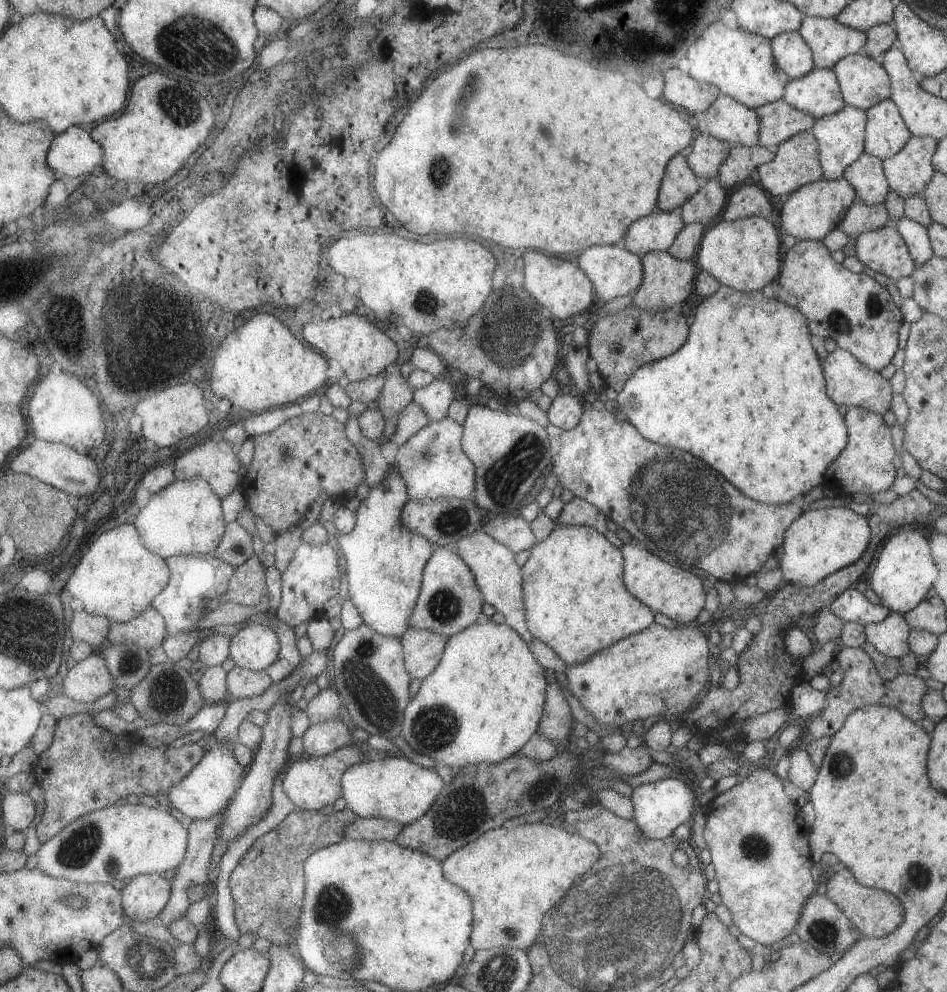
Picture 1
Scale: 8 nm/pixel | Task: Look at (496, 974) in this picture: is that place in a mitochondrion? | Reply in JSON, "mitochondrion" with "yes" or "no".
{"mitochondrion":"yes"}

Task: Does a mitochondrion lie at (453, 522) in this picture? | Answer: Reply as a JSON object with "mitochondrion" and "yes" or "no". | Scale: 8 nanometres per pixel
{"mitochondrion":"yes"}

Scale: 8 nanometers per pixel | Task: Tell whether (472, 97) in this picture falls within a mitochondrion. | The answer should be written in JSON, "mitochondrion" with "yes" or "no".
{"mitochondrion":"yes"}

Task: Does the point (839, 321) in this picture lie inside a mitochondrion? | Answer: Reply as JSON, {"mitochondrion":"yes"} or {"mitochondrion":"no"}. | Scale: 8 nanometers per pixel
{"mitochondrion":"yes"}

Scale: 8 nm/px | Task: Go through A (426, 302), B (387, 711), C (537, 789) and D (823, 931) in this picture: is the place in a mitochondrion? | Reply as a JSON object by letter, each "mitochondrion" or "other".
{"A":"mitochondrion","B":"mitochondrion","C":"mitochondrion","D":"mitochondrion"}

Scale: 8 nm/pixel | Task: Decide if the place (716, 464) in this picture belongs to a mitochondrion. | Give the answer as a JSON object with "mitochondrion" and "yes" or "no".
{"mitochondrion":"yes"}

